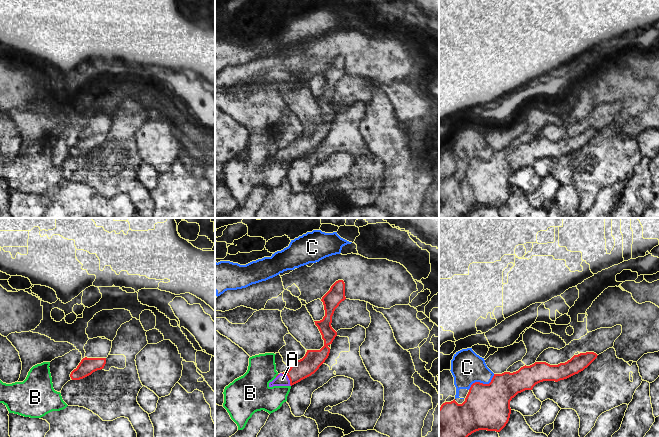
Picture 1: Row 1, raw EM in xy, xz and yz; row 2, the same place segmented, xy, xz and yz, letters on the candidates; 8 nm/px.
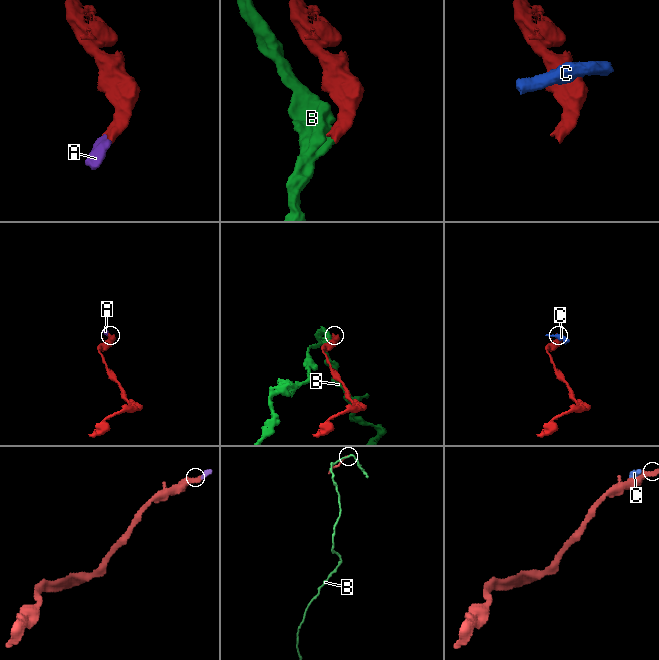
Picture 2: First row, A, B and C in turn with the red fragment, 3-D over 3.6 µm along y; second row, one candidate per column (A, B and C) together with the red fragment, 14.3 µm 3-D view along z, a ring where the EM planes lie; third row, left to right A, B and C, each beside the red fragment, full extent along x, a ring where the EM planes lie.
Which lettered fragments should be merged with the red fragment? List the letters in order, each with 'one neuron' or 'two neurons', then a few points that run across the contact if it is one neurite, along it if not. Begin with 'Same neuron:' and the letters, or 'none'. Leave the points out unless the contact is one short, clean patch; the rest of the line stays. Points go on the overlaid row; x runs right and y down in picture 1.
Same neuron: A
A: one neuron; line xz (309, 364), (288, 377), (282, 379)
B: two neurons; line xz (278, 374), (275, 376)
C: two neurons

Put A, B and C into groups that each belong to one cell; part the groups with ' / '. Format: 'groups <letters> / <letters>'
groups A / B / C

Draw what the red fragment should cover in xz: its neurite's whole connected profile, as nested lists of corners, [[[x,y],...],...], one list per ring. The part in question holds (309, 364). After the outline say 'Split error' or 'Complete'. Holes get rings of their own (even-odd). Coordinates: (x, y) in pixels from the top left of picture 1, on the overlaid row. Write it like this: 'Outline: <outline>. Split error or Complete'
Outline: [[[338,280],[321,299],[324,305],[325,316],[320,321],[314,321],[322,335],[324,346],[320,350],[307,350],[305,356],[293,363],[289,370],[278,374],[269,383],[269,387],[292,386],[311,376],[319,369],[329,356],[330,348],[328,346],[332,344],[337,336],[337,332],[331,326],[332,316],[335,309],[345,299],[345,283],[343,280]]]. Split error

